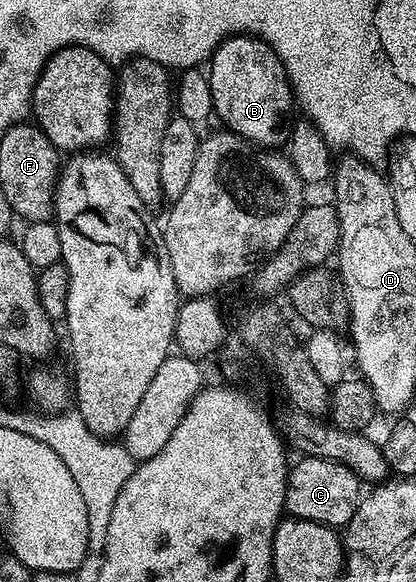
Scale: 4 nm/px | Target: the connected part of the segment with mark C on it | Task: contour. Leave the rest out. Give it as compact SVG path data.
M306 456L304 458L298 459L298 464L295 463L289 469L289 475L285 481L285 512L288 513L290 517L296 518L298 520L310 520L311 522L315 522L316 524L327 524L330 526L344 526L348 524L349 520L355 514L355 510L357 509L359 503L359 497L363 492L363 484L362 481L358 480L357 476L354 472L350 470L347 466L343 466L339 462L335 462L334 460L324 460L323 458L319 458L318 456Z

